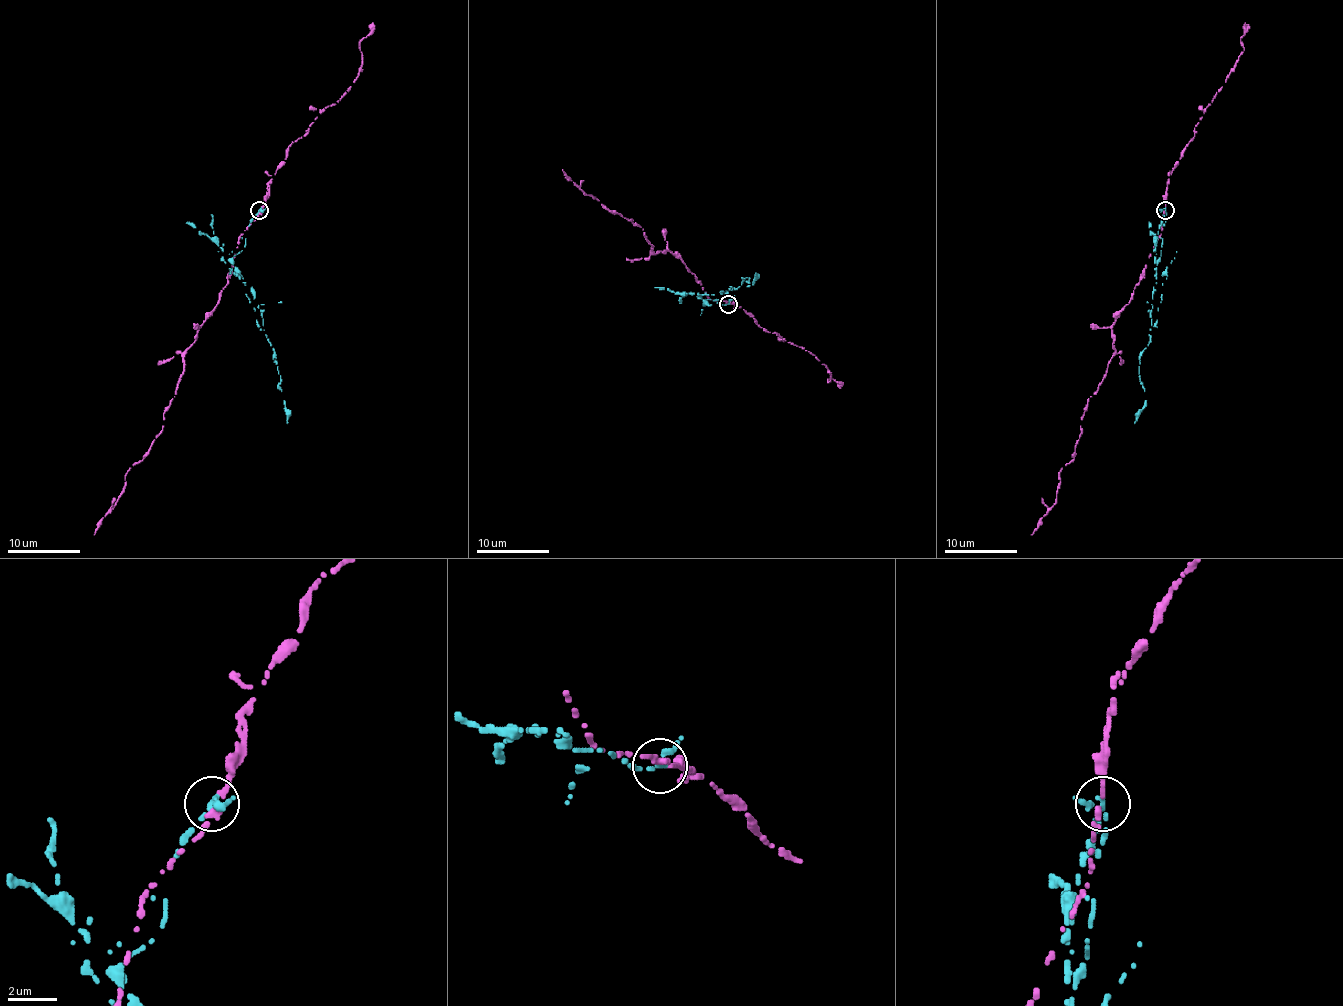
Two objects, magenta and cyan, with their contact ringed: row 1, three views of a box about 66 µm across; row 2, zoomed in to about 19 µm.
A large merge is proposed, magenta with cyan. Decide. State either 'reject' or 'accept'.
reject

